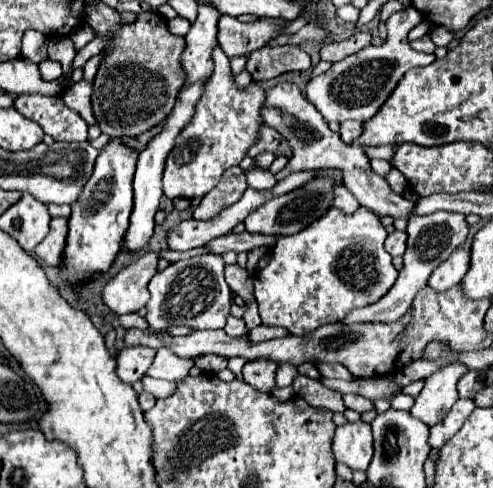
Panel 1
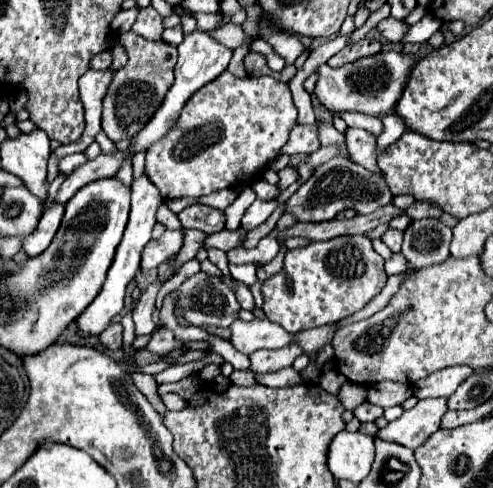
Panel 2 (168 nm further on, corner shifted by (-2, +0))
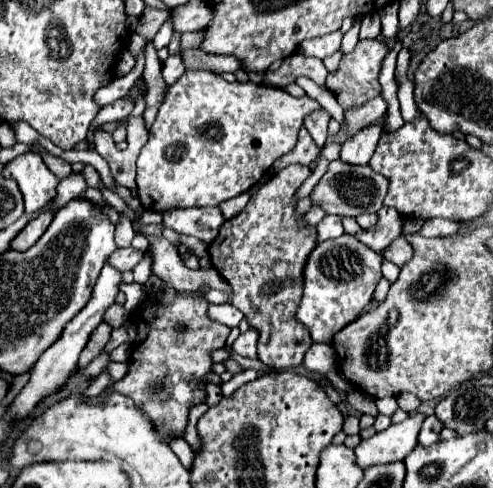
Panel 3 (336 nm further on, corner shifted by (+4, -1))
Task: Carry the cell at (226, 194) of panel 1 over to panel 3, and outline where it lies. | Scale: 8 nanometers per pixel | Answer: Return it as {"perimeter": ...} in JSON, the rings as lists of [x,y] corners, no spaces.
{"perimeter":[[[198,207],[164,211],[162,223],[180,235],[194,235],[204,243],[212,243],[224,221],[226,219],[218,207]]]}

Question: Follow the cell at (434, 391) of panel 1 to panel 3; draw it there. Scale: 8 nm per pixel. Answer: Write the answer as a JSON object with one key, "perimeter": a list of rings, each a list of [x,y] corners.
{"perimeter":[[[412,413],[402,423],[390,425],[388,429],[378,431],[374,437],[360,441],[360,445],[354,449],[358,465],[366,469],[370,465],[402,461],[418,445],[418,433],[424,419],[426,415]]]}

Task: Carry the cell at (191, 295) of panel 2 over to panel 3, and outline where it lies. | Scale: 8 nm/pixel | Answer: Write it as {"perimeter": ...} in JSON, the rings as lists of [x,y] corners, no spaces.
{"perimeter":[[[210,303],[208,315],[210,315],[210,319],[214,319],[214,321],[226,325],[226,327],[236,327],[236,325],[240,323],[240,319],[244,317],[242,311],[238,311],[238,309],[236,309],[234,305],[230,305],[230,303],[222,303],[222,305]]]}

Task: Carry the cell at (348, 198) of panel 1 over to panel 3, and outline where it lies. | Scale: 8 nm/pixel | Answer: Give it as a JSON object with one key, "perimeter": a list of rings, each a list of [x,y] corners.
{"perimeter":[[[326,215],[320,223],[318,223],[318,243],[326,241],[326,239],[334,239],[340,237],[344,233],[342,227],[342,217],[340,215]]]}

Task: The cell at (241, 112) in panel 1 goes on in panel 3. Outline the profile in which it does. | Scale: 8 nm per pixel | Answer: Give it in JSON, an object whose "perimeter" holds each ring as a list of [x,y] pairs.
{"perimeter":[[[186,71],[170,89],[158,109],[148,143],[138,157],[138,197],[148,211],[168,211],[178,207],[208,207],[236,197],[256,185],[272,163],[292,151],[298,129],[306,115],[322,109],[308,95],[296,99],[280,87],[248,83],[228,83],[210,71]]]}

